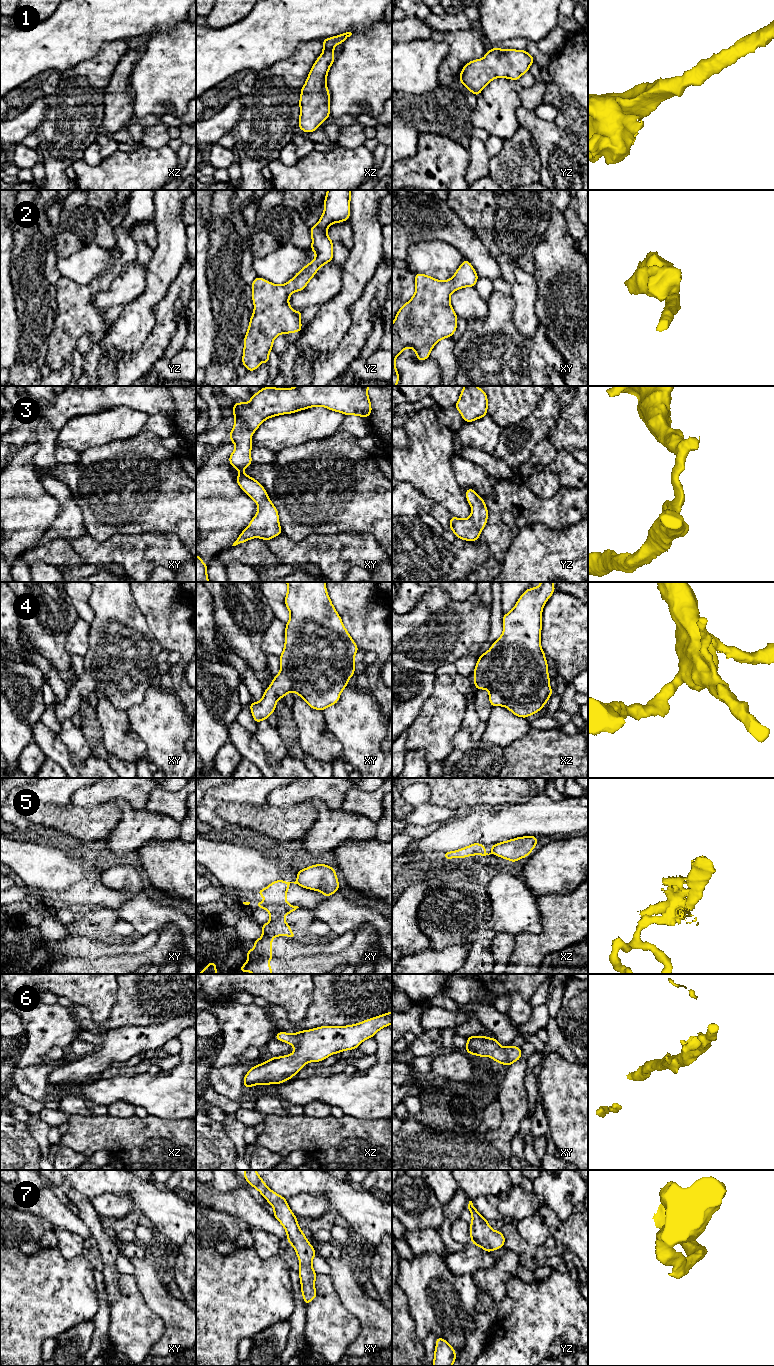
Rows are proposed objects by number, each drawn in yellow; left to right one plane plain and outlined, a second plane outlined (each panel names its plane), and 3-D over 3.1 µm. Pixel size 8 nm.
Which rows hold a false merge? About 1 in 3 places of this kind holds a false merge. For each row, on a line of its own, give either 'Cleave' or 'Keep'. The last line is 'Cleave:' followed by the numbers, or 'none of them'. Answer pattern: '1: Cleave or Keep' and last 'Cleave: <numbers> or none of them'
1: Keep
2: Keep
3: Keep
4: Keep
5: Cleave
6: Keep
7: Keep
Cleave: 5

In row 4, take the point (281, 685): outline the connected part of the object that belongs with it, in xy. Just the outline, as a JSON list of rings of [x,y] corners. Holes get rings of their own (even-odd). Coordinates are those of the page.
[[[326,582],[285,583],[289,587],[285,597],[285,605],[290,612],[290,619],[286,623],[285,645],[280,655],[280,673],[274,676],[271,685],[264,691],[262,699],[249,704],[252,717],[257,724],[275,712],[278,699],[284,698],[289,692],[297,693],[311,708],[323,711],[339,701],[341,692],[355,672],[354,657],[359,648],[334,608],[326,590]]]

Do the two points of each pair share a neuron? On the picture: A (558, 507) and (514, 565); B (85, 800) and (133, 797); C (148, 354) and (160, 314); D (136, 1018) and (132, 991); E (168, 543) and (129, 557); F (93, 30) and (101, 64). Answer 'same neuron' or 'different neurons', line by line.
A: different neurons
B: same neuron
C: same neuron
D: same neuron
E: same neuron
F: different neurons

